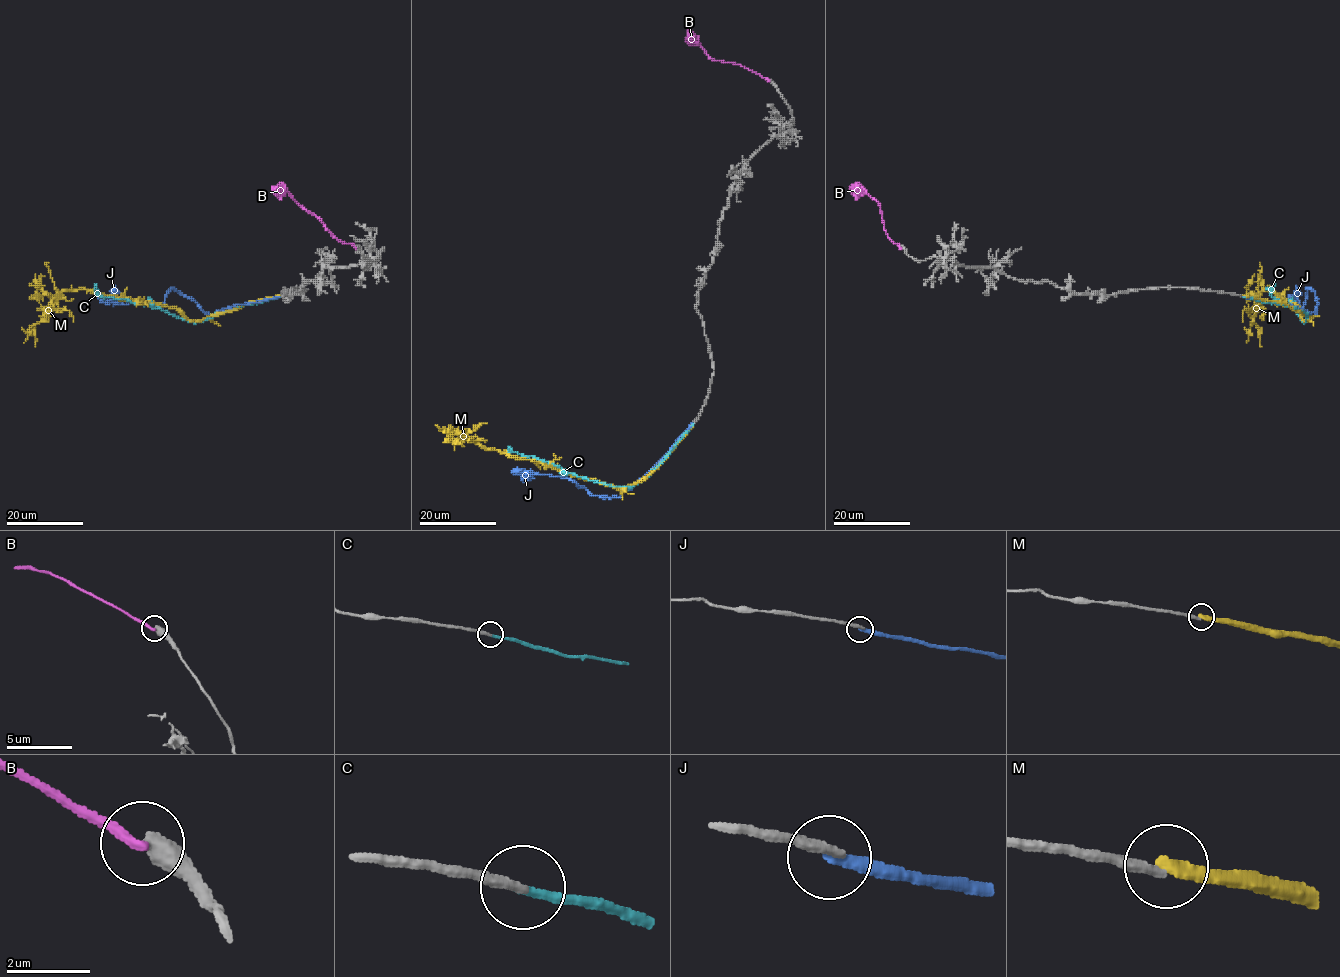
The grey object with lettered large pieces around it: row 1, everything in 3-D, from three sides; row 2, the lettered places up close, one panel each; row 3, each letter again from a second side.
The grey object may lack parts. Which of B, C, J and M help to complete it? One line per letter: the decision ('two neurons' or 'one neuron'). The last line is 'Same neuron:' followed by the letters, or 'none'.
B: two neurons
C: one neuron
J: two neurons
M: two neurons
Same neuron: C

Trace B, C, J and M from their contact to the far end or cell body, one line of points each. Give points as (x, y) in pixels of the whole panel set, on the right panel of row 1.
B: (899, 248), (883, 228), (879, 205), (865, 192), (854, 193), (851, 189)
C: (1244, 296), (1295, 308), (1306, 314), (1304, 322), (1289, 304), (1284, 305), (1272, 295), (1274, 284)
J: (1243, 296), (1290, 304), (1310, 314), (1316, 312), (1315, 293), (1309, 288), (1302, 308), (1293, 304), (1292, 294)
M: (1244, 295), (1287, 304), (1307, 318), (1293, 302), (1263, 290), (1255, 298), (1247, 342)

